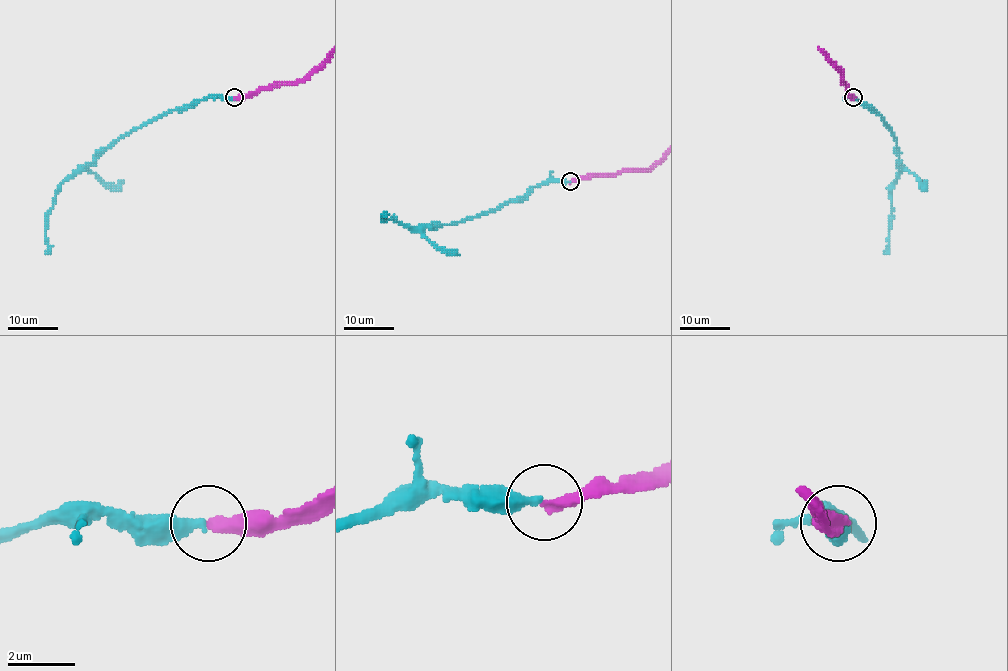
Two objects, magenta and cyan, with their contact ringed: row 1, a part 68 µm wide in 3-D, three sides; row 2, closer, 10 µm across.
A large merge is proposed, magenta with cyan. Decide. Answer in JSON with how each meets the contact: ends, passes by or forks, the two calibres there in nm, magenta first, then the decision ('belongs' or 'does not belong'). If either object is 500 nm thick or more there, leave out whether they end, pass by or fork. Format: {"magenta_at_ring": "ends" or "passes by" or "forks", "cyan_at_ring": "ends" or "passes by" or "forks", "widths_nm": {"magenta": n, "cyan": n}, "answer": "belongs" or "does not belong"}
{"magenta_at_ring": "ends", "cyan_at_ring": "ends", "widths_nm": {"magenta": 320, "cyan": 360}, "answer": "does not belong"}

